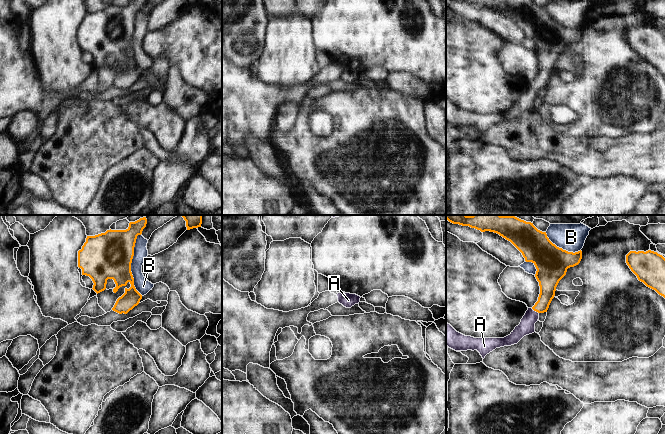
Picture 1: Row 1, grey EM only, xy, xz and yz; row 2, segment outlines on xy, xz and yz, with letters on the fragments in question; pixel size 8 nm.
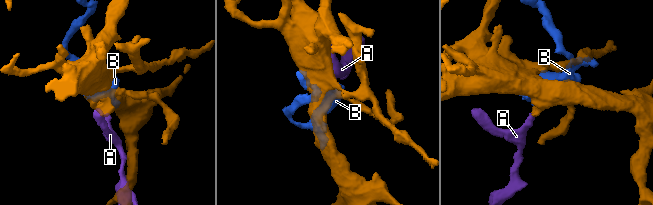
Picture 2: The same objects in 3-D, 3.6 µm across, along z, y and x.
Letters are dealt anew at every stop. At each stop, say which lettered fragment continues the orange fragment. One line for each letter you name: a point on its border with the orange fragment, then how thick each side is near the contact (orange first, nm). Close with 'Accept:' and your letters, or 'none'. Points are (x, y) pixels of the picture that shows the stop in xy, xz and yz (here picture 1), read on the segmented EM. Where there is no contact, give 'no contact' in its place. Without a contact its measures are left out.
A: meets orange in yz at (535, 310); 150 nm thick on the orange side, 130 nm on the other
Accept: A

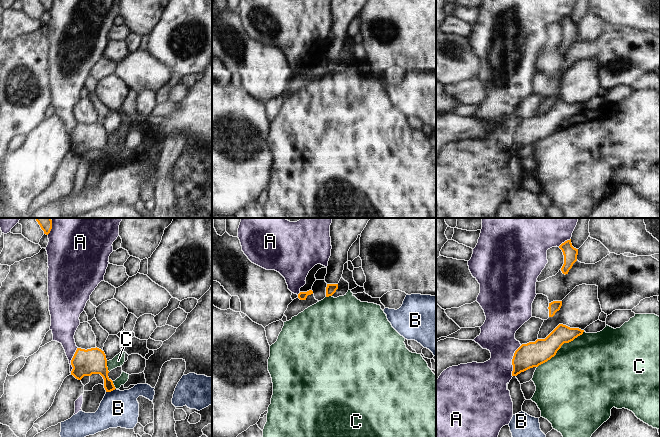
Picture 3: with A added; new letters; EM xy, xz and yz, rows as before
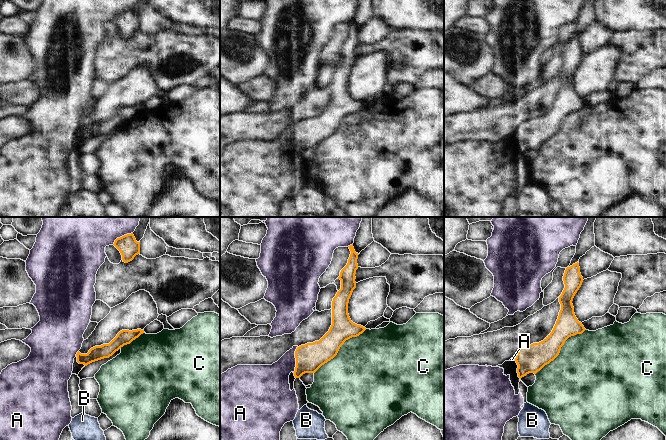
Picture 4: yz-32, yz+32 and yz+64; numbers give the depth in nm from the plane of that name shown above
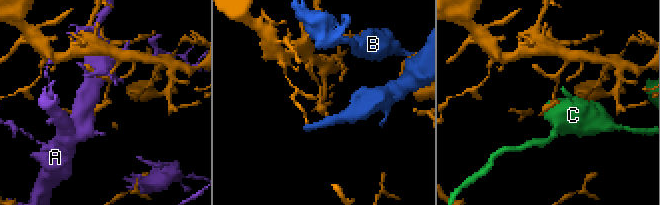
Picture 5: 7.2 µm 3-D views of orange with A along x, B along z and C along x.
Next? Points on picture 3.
Accept: none

